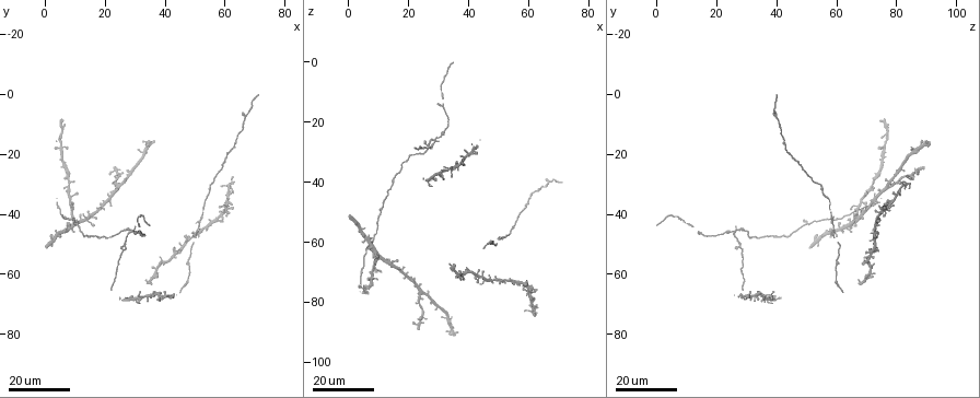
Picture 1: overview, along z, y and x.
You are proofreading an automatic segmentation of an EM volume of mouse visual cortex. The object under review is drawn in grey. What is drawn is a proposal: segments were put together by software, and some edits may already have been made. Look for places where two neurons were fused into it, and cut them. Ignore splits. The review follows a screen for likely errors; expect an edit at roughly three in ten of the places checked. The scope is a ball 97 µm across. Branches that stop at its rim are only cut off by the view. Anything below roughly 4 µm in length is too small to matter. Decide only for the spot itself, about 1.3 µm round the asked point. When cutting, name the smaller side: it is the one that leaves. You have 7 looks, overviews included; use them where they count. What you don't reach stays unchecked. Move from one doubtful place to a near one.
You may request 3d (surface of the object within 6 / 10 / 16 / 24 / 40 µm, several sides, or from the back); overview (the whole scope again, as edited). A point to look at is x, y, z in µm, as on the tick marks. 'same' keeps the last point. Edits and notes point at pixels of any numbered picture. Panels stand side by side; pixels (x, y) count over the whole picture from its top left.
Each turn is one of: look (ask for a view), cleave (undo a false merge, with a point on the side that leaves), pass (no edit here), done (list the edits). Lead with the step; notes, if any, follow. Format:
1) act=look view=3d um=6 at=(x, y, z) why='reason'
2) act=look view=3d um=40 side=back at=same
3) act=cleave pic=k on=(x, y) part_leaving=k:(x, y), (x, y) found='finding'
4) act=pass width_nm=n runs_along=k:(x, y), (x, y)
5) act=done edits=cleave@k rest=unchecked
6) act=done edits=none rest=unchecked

act=look view=3d um=24 at=(29, 46, 25) why='four or more arms meet'

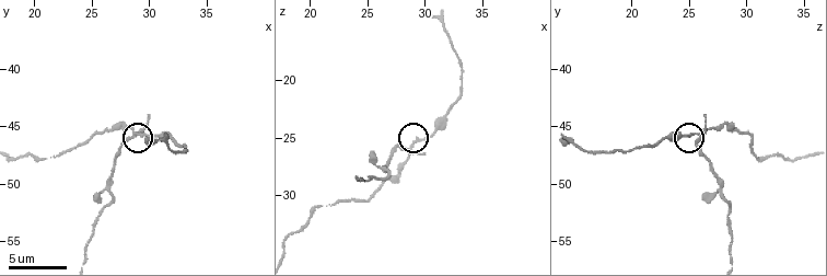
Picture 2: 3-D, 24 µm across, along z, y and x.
act=look view=3d um=6 at=(28.4, 46.0, 26.0)

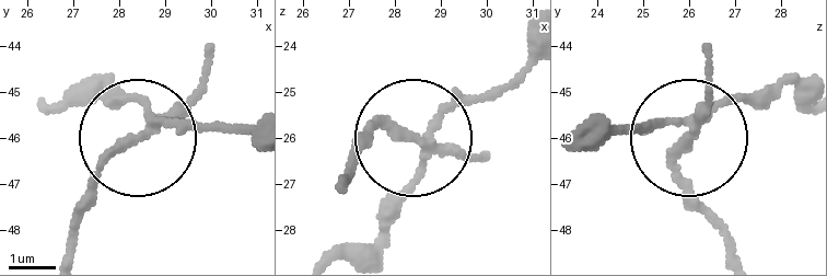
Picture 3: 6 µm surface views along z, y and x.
act=pass runs_along=3:(354, 256), (421, 167), (426, 130), (532, 60) found='one neuron here'

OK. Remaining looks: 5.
act=look view=3d um=16 at=(52, 42, 59) why='branch point'

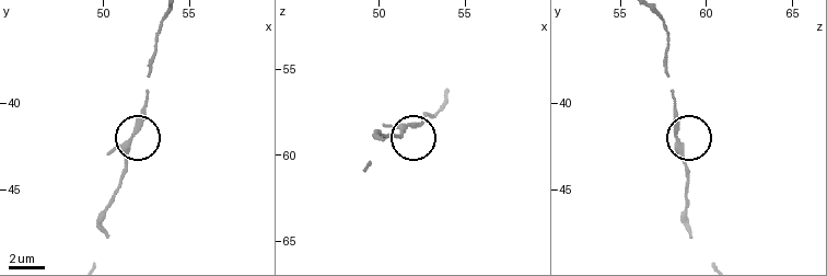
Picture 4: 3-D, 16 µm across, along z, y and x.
act=look view=3d um=10 at=(51.4, 42.8, 58.4)

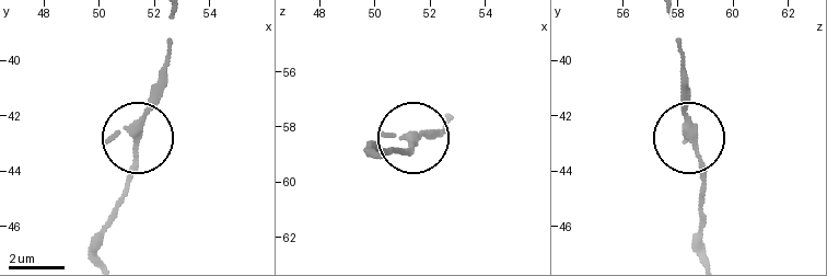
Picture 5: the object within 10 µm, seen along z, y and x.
act=pass side_arm_um=6 found='all the same neuron'

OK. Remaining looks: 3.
act=look view=3d um=10 at=(27.0, 51.2, 28.0) why='sudden change in width'

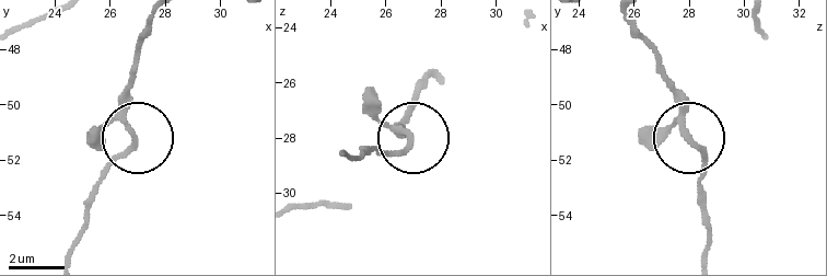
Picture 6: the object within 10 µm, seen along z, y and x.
act=pass runs_along=6:(151, 21), (127, 99), (131, 141), (94, 188) found='one neuron here'

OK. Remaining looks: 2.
act=done edits=none rest=unchecked

